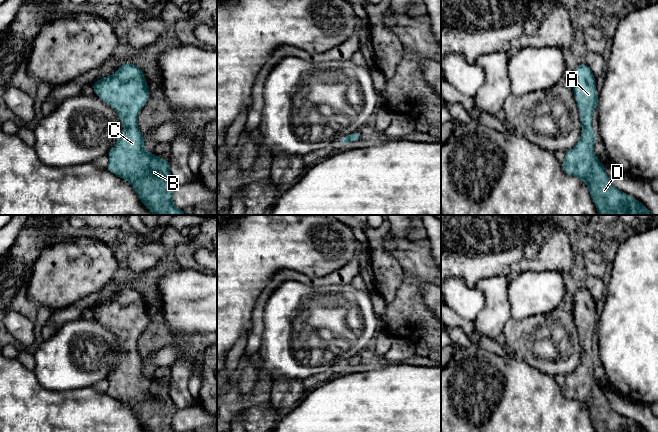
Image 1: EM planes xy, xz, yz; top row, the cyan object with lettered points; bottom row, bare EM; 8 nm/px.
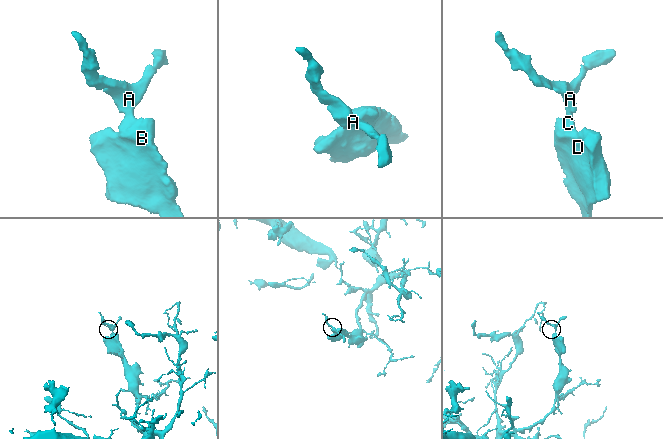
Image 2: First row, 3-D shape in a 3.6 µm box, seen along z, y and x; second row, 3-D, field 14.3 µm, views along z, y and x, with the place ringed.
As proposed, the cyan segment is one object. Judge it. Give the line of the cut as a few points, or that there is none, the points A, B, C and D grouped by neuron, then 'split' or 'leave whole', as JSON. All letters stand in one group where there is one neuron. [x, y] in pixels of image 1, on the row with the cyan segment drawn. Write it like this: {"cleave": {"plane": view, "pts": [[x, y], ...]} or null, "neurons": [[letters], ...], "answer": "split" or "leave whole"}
{"cleave": null, "neurons": [["A", "B", "C", "D"]], "answer": "leave whole"}

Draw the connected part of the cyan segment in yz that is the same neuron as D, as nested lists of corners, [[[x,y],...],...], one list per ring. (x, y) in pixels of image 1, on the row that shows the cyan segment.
[[[585,62],[574,68],[573,93],[580,112],[582,133],[580,140],[565,152],[561,167],[565,174],[584,181],[599,215],[652,215],[637,199],[615,188],[594,153],[596,140],[592,115],[597,109],[596,78]]]

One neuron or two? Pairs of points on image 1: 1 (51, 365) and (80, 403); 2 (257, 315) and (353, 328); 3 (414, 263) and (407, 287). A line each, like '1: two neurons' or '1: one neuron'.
1: two neurons
2: two neurons
3: one neuron

